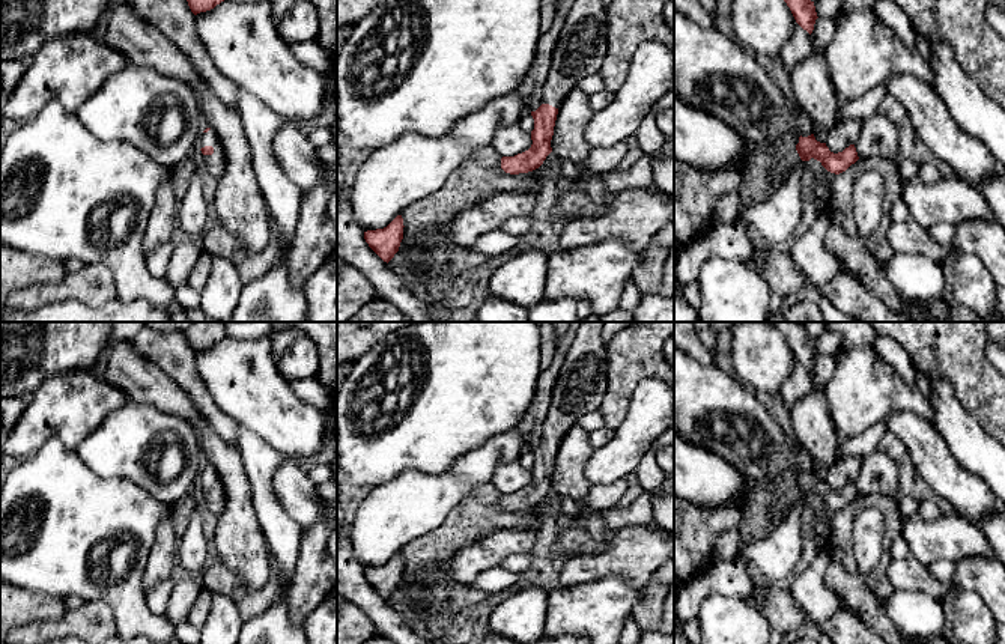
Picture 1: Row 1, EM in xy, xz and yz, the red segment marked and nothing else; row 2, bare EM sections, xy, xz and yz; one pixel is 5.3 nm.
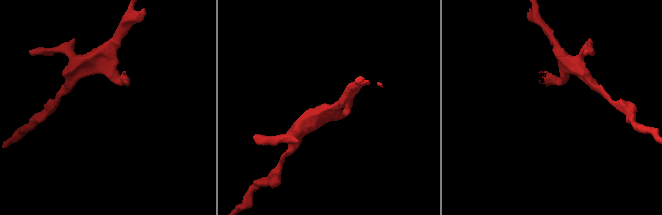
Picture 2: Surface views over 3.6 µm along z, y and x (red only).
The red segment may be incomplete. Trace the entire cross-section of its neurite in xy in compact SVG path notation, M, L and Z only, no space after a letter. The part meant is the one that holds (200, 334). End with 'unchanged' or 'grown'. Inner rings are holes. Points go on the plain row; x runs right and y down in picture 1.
M194 322L185 330L188 343L194 352L214 346L226 337L226 322Z; unchanged

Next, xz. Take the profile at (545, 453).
M581 322L560 370L552 403L540 432L542 442L531 448L533 481L515 494L502 494L501 506L510 512L539 506L552 489L551 477L564 435L590 411L599 411L608 388L608 352L602 342L605 322Z; grown

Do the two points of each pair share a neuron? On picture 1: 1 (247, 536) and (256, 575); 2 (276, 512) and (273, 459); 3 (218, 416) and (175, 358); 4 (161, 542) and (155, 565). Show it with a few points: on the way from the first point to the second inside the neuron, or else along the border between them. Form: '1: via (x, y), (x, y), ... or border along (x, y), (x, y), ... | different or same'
1: via (247, 545), (247, 555), (253, 566) | same
2: via (264, 498), (264, 473) | same
3: via (205, 402), (184, 372) | same
4: via (161, 548), (161, 558) | same

